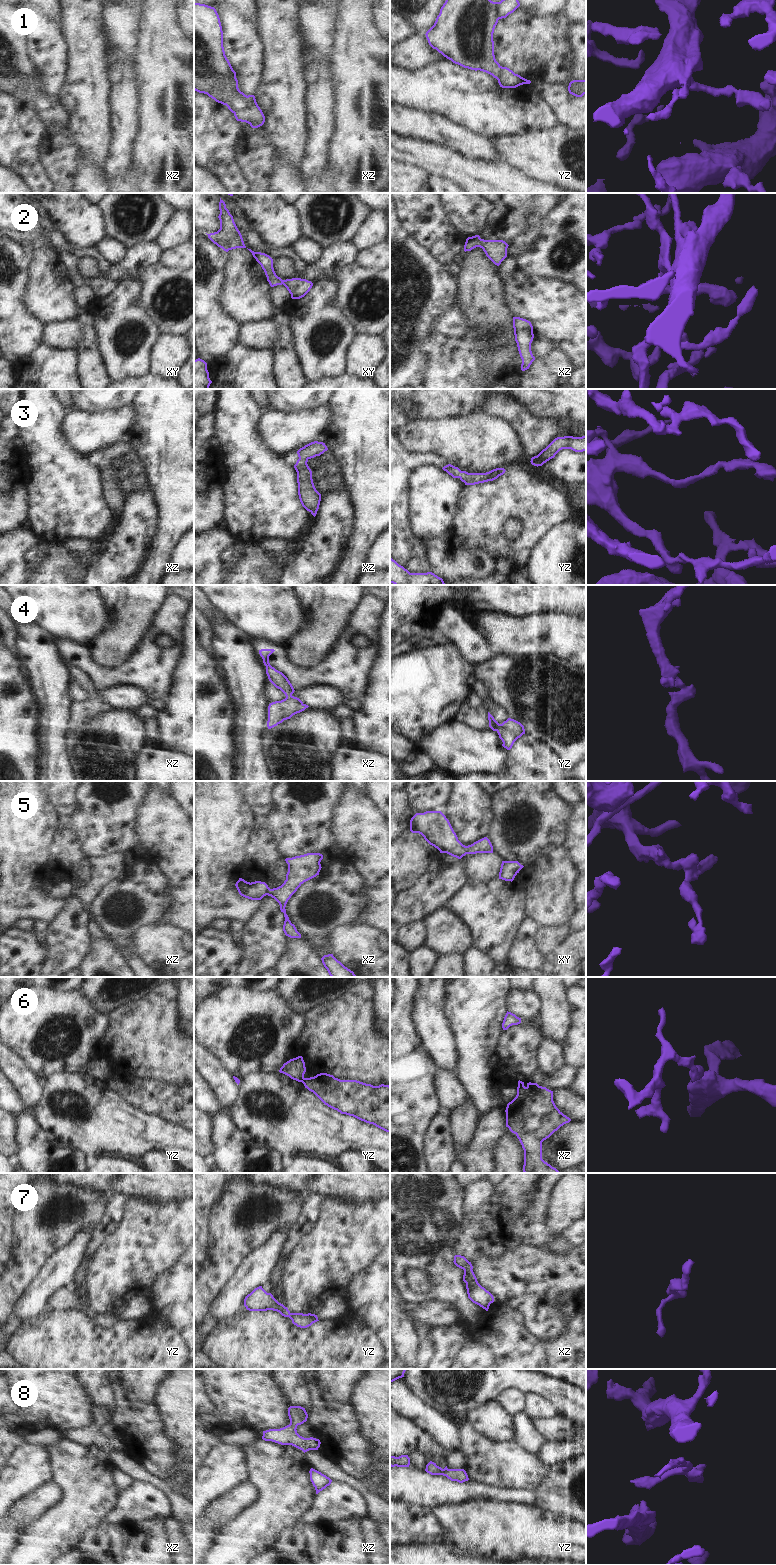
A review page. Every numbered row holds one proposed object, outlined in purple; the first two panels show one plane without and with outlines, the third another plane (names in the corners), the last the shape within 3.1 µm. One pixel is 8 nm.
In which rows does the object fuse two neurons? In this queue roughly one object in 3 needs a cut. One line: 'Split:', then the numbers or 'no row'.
Split: 6

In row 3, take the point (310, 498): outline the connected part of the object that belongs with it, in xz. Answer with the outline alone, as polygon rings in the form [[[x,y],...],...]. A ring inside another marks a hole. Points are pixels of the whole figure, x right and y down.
[[[314,441],[297,451],[299,459],[294,468],[297,472],[298,495],[302,506],[309,511],[314,517],[319,509],[321,494],[316,490],[312,471],[307,462],[309,459],[320,456],[328,448],[323,442]]]

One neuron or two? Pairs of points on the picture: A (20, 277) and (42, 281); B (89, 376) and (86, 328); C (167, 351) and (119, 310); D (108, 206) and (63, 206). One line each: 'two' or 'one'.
A: two
B: one
C: two
D: two

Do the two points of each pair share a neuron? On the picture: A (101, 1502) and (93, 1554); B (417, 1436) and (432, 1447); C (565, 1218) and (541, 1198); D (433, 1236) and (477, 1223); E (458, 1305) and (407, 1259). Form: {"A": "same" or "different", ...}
{"A": "different", "B": "same", "C": "different", "D": "different", "E": "same"}

